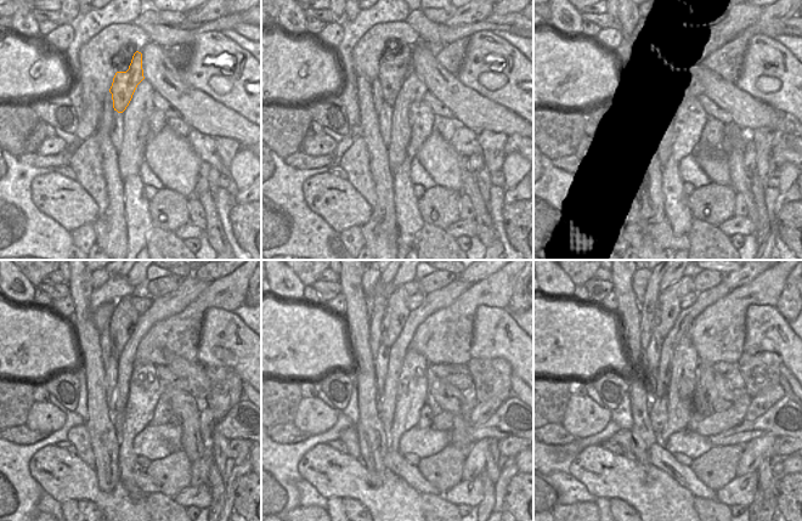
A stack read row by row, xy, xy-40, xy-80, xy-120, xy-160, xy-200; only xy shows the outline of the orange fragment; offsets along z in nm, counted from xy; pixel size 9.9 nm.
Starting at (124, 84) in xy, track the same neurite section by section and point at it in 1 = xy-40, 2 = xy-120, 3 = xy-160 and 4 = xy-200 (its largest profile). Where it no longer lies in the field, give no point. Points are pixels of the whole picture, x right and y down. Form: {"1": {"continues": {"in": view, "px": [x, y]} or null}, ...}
{"1": {"continues": {"in": "xy-40", "px": [395, 62]}}, "2": {"continues": {"in": "xy-120", "px": [124, 317]}}, "3": {"continues": {"in": "xy-160", "px": [396, 313]}}, "4": {"continues": {"in": "xy-200", "px": [668, 305]}}}

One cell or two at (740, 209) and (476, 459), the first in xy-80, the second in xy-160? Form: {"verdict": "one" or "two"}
{"verdict": "one"}

